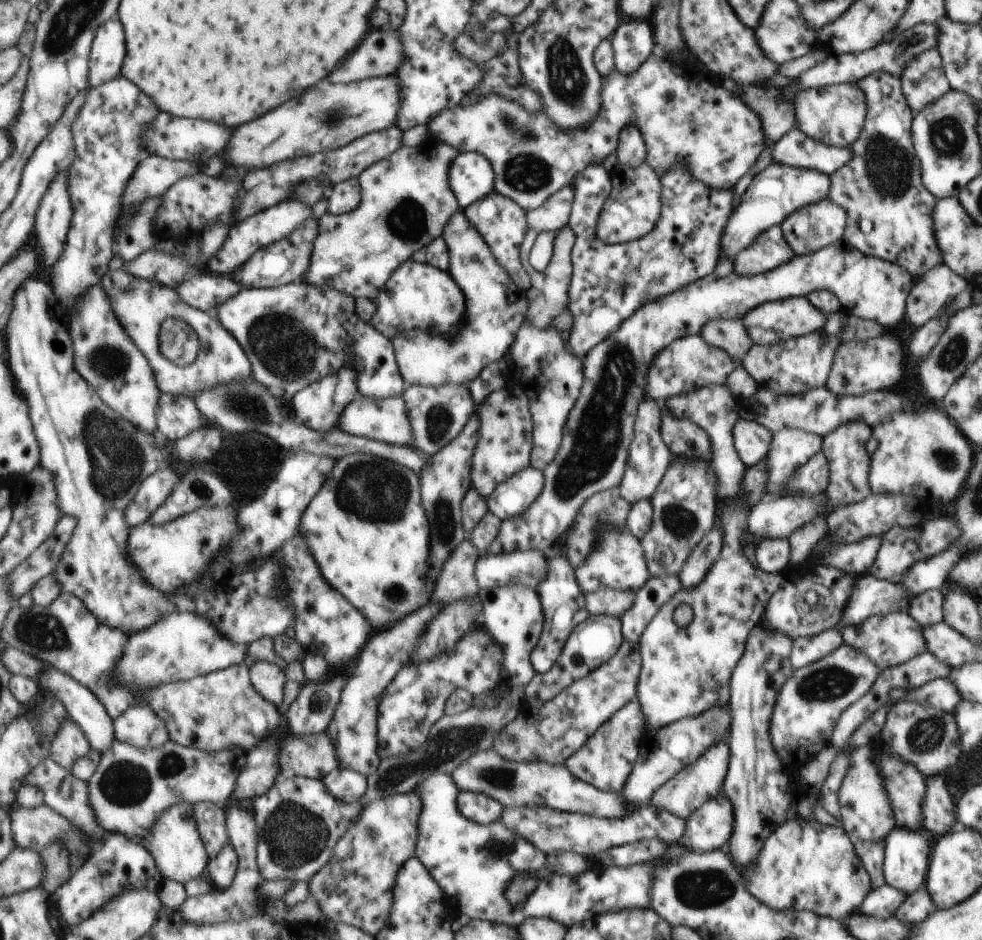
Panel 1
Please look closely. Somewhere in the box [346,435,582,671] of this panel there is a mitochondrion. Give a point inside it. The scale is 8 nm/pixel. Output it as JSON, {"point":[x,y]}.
{"point":[445,508]}

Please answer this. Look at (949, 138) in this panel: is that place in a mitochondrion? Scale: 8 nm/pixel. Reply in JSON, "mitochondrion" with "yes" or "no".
{"mitochondrion":"yes"}

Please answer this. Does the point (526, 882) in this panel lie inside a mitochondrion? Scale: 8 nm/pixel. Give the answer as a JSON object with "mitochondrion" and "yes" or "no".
{"mitochondrion":"yes"}

